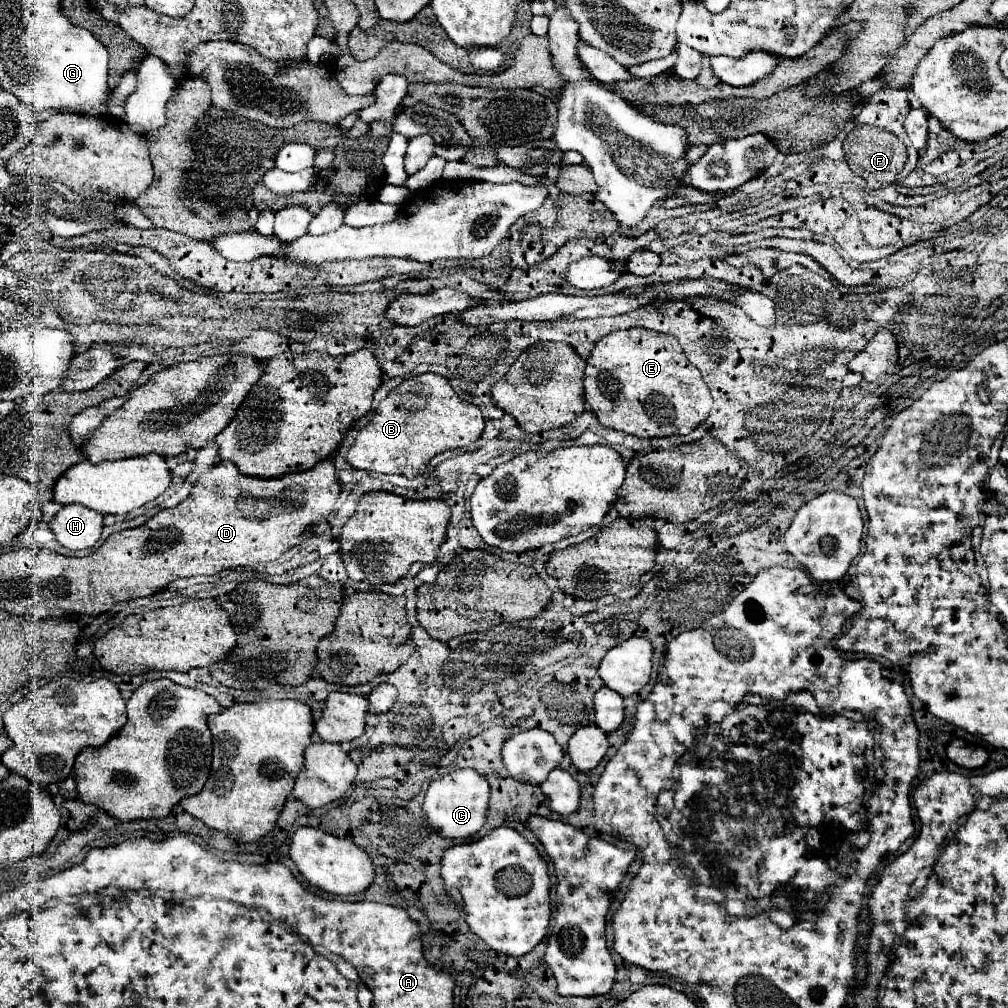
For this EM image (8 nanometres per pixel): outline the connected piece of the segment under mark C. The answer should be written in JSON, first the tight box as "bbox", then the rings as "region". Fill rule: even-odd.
{"bbox":[423,768,489,838],"region":[[[471,768],[455,770],[447,776],[435,780],[425,794],[423,810],[433,826],[433,830],[441,838],[467,838],[481,830],[487,816],[487,800],[489,800],[489,784],[483,776],[479,776]],[[449,780],[449,782],[447,782]]]}

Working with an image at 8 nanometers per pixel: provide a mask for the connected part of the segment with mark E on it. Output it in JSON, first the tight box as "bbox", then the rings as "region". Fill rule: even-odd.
{"bbox":[585,328,713,438],"region":[[[647,328],[619,330],[603,336],[595,344],[585,368],[585,400],[603,426],[611,426],[641,438],[689,434],[709,416],[713,404],[701,372],[687,360],[679,340],[675,336],[659,334]]]}

